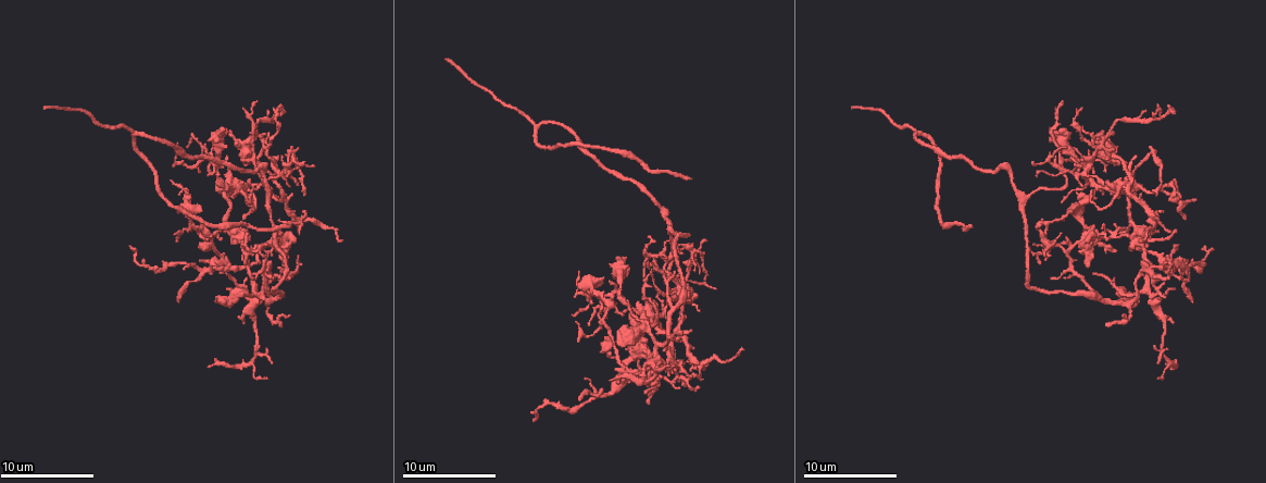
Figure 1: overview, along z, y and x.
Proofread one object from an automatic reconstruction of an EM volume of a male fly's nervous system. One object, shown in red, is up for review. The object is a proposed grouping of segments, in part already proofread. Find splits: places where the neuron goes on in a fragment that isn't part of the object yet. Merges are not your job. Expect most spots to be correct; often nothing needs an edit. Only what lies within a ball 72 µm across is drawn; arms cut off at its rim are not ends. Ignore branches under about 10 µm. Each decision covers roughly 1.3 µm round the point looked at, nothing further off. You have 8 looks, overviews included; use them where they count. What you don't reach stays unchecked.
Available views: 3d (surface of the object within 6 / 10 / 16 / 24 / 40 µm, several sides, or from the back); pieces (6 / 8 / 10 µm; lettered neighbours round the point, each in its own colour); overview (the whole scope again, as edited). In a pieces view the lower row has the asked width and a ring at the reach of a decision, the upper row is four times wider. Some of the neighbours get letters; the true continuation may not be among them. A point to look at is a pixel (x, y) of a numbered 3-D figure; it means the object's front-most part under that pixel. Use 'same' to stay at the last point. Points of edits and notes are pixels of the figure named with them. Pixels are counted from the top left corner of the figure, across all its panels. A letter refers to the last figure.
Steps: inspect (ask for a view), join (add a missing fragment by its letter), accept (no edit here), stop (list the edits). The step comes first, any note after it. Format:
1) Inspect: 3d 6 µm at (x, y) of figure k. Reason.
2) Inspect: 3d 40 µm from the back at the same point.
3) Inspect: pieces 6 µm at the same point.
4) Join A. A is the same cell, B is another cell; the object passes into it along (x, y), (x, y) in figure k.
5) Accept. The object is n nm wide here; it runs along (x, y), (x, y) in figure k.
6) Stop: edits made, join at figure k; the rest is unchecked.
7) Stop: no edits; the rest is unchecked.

Inspect: pieces 6 µm at (1113, 251) of figure 1. Free end.

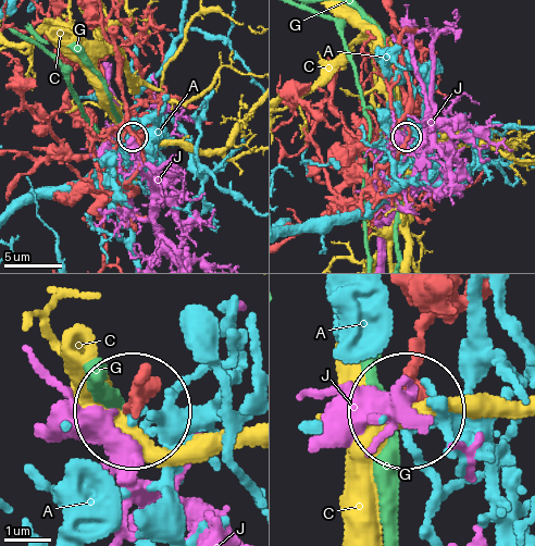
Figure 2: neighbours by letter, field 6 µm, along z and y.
Accept. A, C, G and J are other cells; no lettered fragment goes on from it.

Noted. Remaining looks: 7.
Inspect: pieces 10 µm at (1102, 229) of figure 1. An open end.

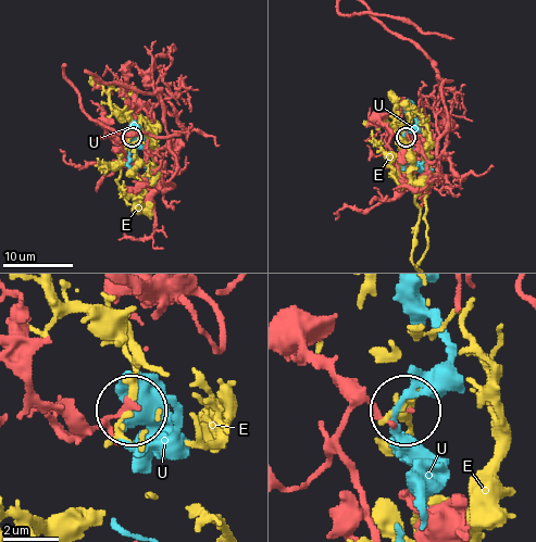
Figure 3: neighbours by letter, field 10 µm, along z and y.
Accept. E and U are other cells; no lettered fragment goes on from it.

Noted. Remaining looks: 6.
Inspect: pieces 8 µm at (1195, 201) of figure 1. Branch stops here.

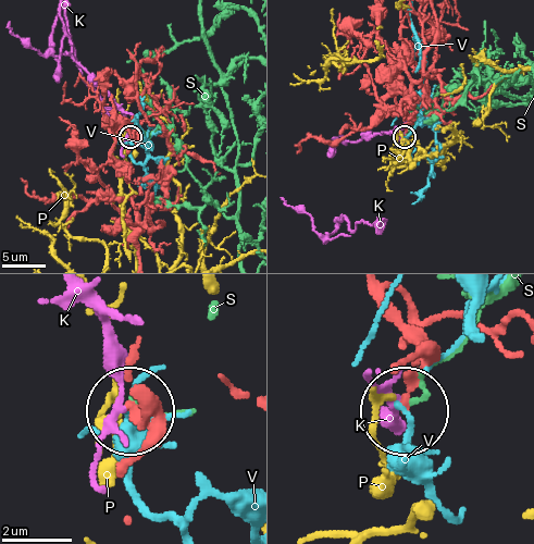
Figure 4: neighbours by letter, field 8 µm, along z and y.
Accept. The object is 210 nm wide here; K, P, S and V are other cells; none of them fits.

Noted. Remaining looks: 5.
Inspect: pieces 10 µm at (1172, 290) of figure 1. Tapers out.

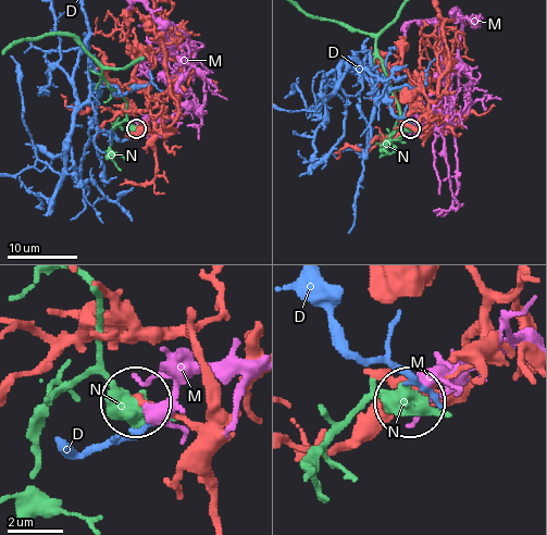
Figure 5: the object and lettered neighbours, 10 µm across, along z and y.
Accept. D, M and N are other cells; it runs along (214, 407), (186, 421), (139, 399) in figure 5; no lettered fragment goes on from it.

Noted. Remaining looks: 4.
Stop: no edits; the rest is unchecked.

